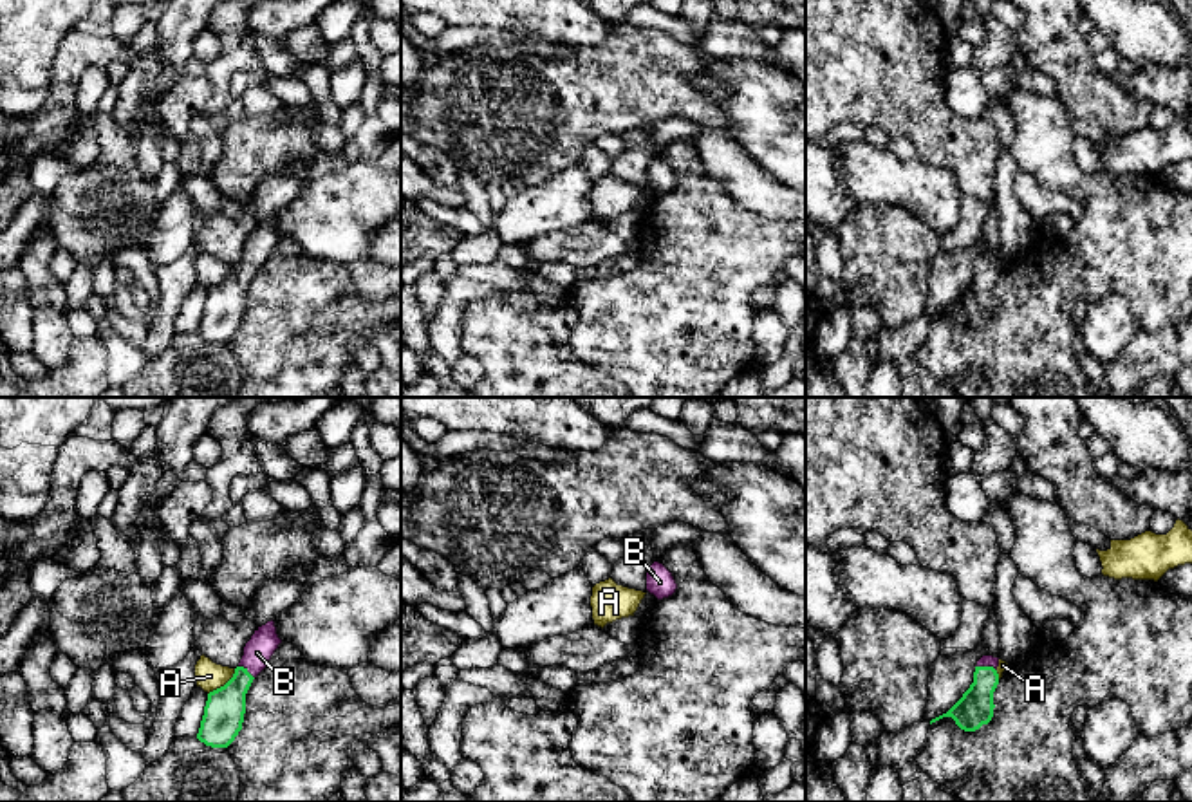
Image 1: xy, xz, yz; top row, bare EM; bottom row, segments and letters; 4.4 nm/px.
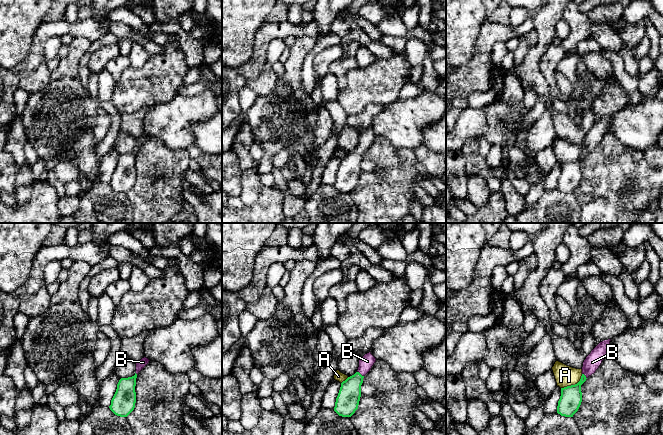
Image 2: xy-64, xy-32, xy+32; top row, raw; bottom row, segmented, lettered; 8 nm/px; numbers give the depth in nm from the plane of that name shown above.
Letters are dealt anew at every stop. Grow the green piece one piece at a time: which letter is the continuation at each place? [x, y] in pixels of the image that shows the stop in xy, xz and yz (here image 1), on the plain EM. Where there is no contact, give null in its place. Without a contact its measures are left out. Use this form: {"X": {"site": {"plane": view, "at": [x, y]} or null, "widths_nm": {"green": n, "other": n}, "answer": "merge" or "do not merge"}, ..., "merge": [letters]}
{"A": {"site": {"plane": "xy", "at": [224, 280]}, "widths_nm": {"green": 180, "other": 130}, "answer": "do not merge"}, "B": {"site": {"plane": "yz", "at": [987, 262]}, "widths_nm": {"green": 160, "other": 50}, "answer": "merge"}, "merge": ["B"]}

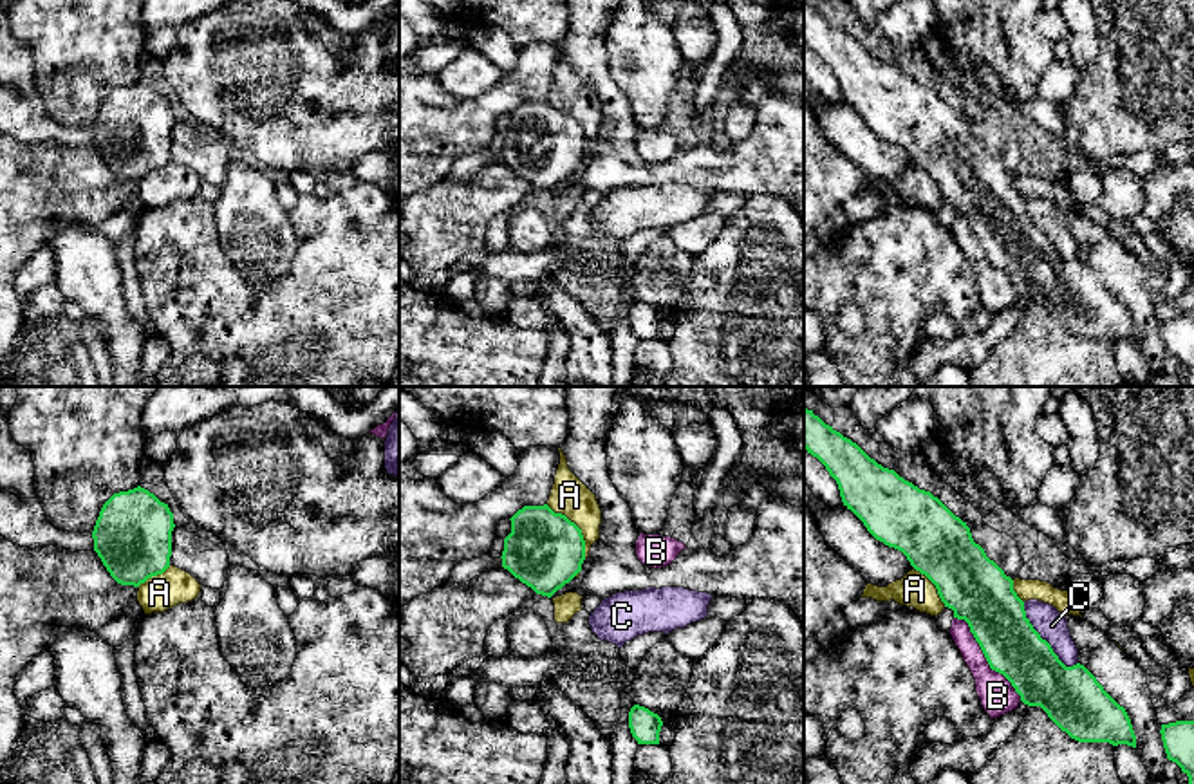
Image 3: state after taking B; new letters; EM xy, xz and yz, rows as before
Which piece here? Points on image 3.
{"A": {"site": {"plane": "xz", "at": [577, 121]}, "widths_nm": {"green": 340, "other": 170}, "answer": "do not merge"}, "B": {"site": {"plane": "yz", "at": [985, 252]}, "widths_nm": {"green": 260, "other": 160}, "answer": "do not merge"}, "C": {"site": {"plane": "yz", "at": [1041, 233]}, "widths_nm": {"green": 260, "other": 140}, "answer": "do not merge"}, "merge": []}

